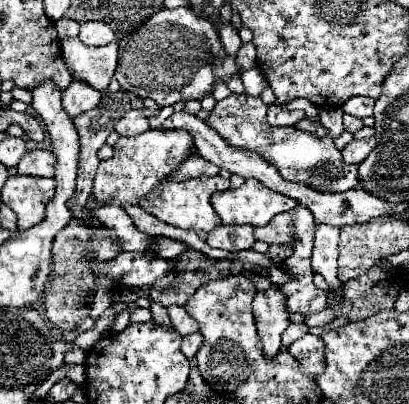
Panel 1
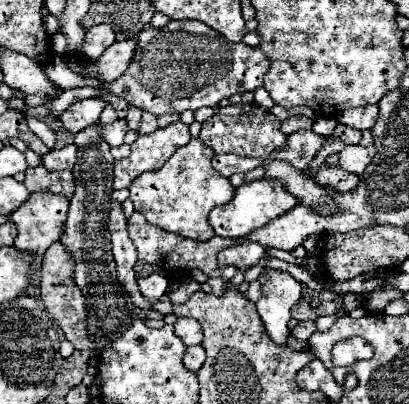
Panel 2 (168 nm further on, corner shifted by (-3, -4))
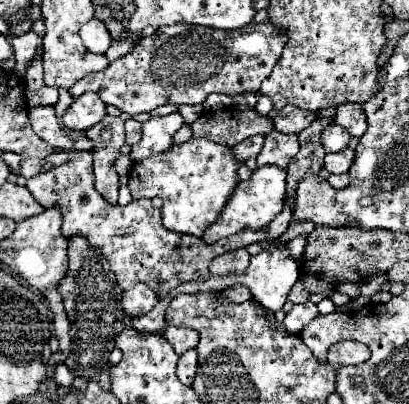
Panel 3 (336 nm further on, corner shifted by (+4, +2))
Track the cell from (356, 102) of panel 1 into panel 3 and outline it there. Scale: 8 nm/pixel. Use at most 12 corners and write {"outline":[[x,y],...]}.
{"outline":[[361,104],[337,106],[337,124],[351,136],[363,136],[367,118]]}

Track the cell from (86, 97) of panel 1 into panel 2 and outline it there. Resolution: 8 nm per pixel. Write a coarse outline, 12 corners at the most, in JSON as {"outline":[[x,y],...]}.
{"outline":[[78,100],[60,114],[62,126],[76,134],[96,124],[106,102]]}

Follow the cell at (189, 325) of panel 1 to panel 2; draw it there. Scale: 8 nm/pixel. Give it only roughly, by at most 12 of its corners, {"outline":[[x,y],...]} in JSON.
{"outline":[[178,318],[174,332],[186,346],[202,342],[194,318]]}

